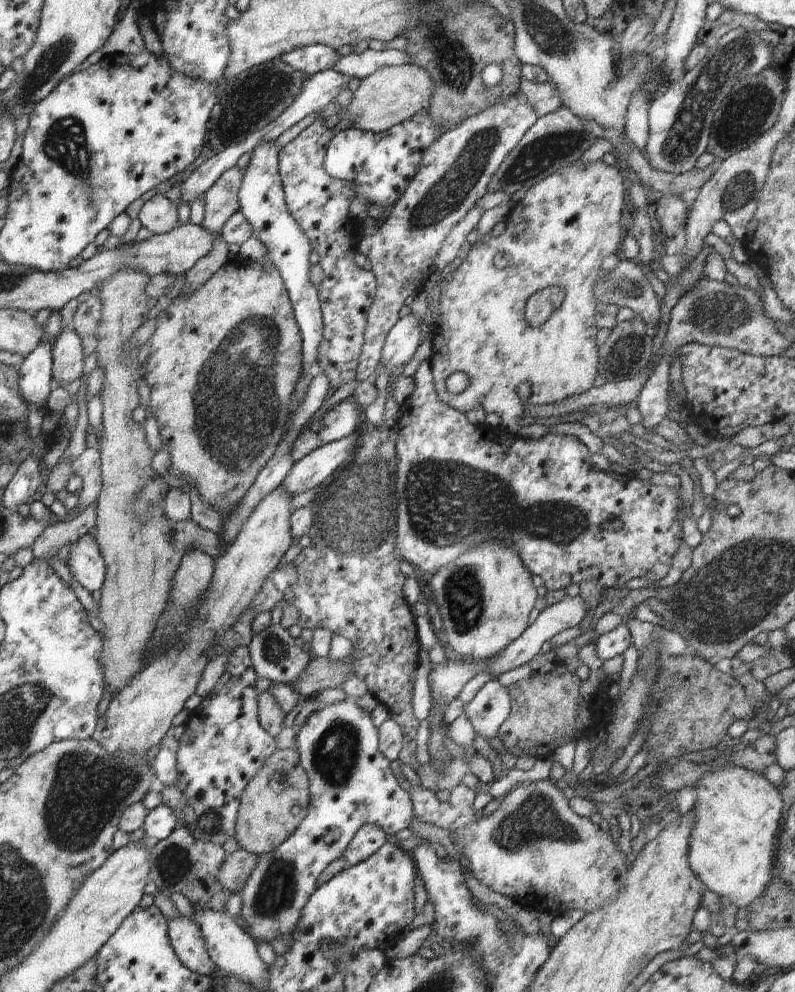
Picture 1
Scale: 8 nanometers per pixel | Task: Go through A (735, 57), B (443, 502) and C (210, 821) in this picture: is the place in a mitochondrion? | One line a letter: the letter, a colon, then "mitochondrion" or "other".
A: mitochondrion
B: mitochondrion
C: mitochondrion

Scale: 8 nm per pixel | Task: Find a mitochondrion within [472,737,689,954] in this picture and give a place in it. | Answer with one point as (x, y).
(537, 817)

